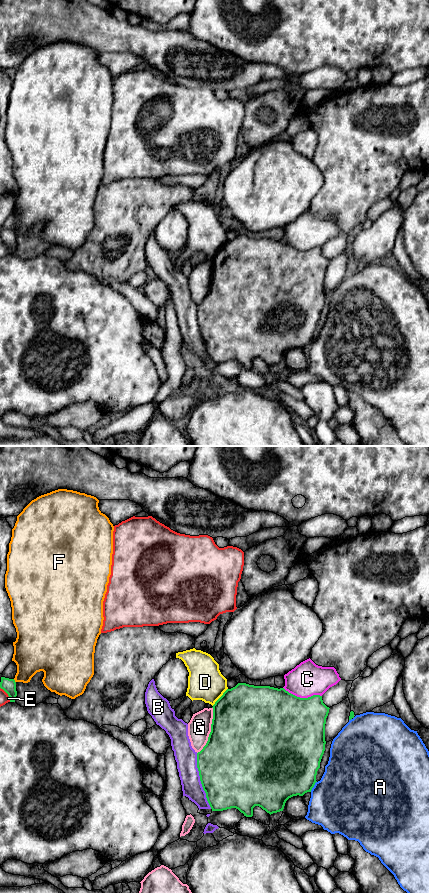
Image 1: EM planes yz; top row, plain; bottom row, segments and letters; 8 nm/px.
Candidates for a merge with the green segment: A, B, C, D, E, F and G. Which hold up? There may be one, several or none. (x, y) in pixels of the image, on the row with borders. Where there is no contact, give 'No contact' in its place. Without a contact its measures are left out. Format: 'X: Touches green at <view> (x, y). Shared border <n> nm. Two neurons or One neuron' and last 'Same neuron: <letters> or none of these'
A: Touches green at yz (313, 786). Shared border 100 nm. Two neurons
B: Touches green at yz (200, 780). Shared border 460 nm. Two neurons
C: Touches green at yz (302, 698). Shared border 320 nm. Two neurons
D: Touches green at yz (220, 697). Shared border 190 nm. Two neurons
E: Touches green at yz (7, 693). Shared border 150 nm. Two neurons
F: Touches green at yz (14, 681). Shared border 40 nm. Two neurons
G: Touches green at yz (211, 730). Shared border 400 nm. Two neurons
Same neuron: none of these

